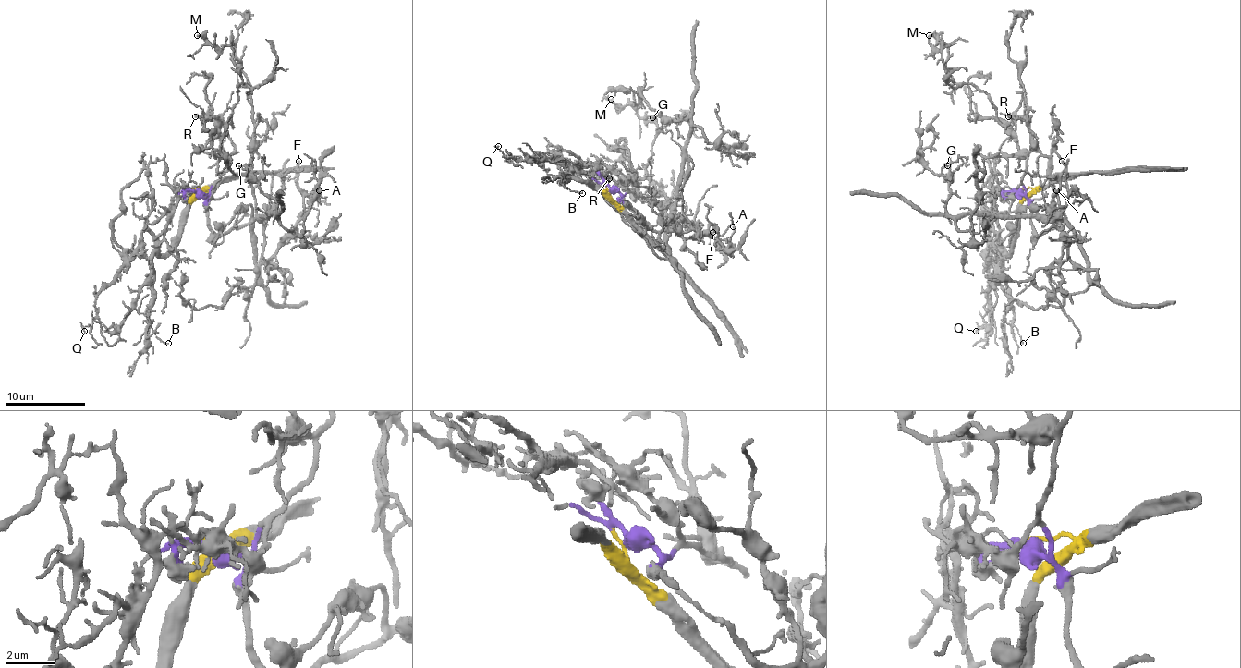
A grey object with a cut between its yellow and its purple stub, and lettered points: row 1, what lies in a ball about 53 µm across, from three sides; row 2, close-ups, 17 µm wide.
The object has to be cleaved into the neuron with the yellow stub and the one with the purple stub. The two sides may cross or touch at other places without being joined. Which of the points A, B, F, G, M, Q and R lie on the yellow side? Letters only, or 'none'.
B, Q

